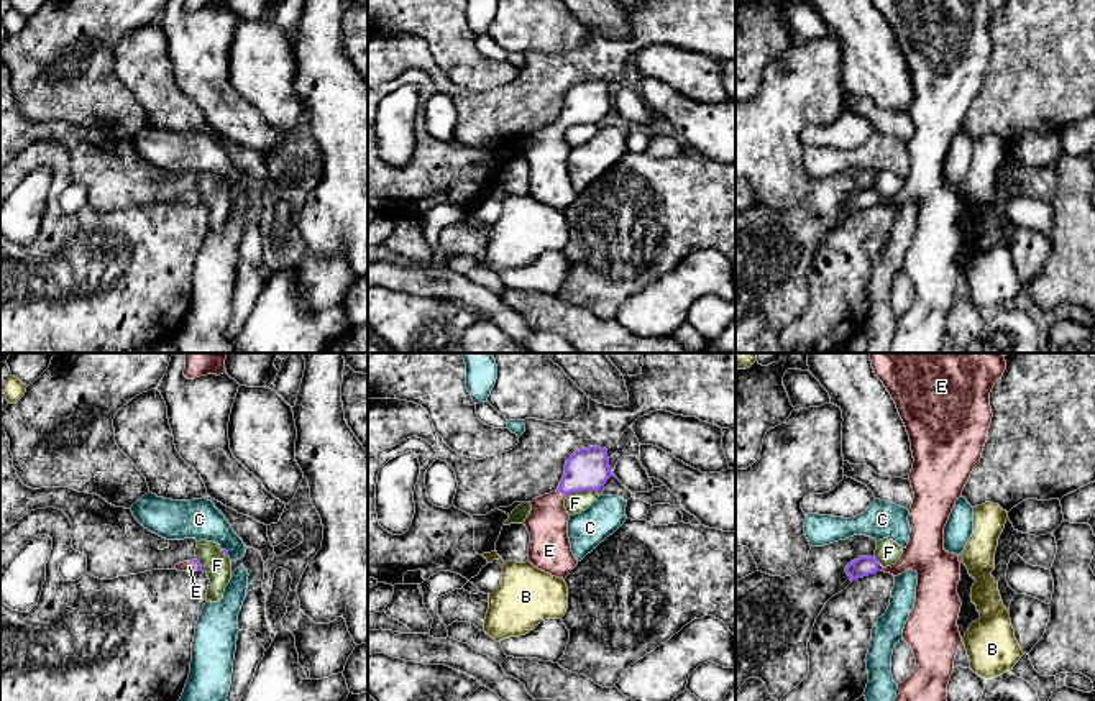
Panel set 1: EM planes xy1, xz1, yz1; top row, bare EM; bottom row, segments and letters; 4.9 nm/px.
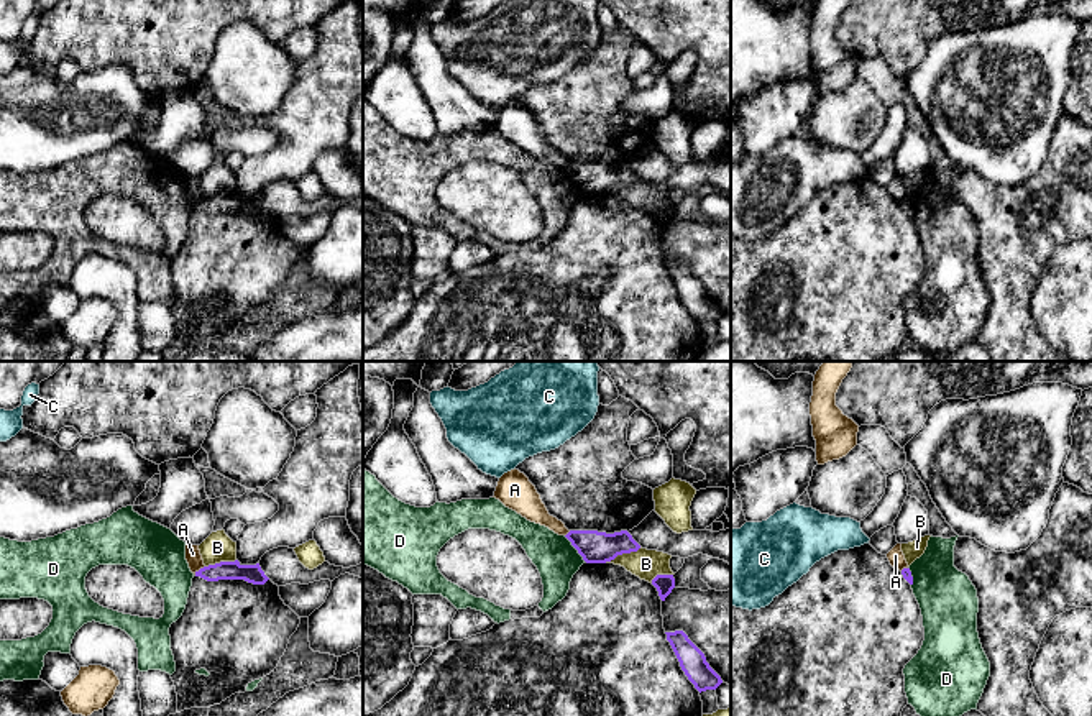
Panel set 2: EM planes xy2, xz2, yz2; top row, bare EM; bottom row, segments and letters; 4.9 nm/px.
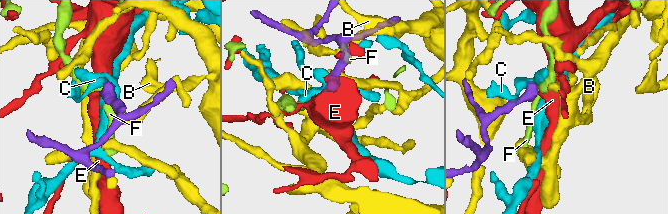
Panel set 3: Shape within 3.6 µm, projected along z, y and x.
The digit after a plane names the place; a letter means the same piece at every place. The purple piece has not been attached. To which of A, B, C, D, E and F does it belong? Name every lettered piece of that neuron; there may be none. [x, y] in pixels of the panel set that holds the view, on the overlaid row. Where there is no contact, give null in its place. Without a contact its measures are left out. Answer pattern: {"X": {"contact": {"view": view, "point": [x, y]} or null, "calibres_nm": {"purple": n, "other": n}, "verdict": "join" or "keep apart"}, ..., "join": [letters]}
{"A": {"contact": {"view": "xy2", "point": [201, 569]}, "calibres_nm": {"purple": 100, "other": 80}, "verdict": "keep apart"}, "B": {"contact": {"view": "xz2", "point": [623, 552]}, "calibres_nm": {"purple": 160, "other": 140}, "verdict": "keep apart"}, "C": {"contact": {"view": "xy1", "point": [225, 550]}, "calibres_nm": {"purple": 20, "other": 200}, "verdict": "keep apart"}, "D": {"contact": {"view": "xz2", "point": [575, 547]}, "calibres_nm": {"purple": 160, "other": 220}, "verdict": "keep apart"}, "E": {"contact": {"view": "xz1", "point": [560, 491]}, "calibres_nm": {"purple": 200, "other": 200}, "verdict": "join"}, "F": {"contact": {"view": "xz1", "point": [581, 490]}, "calibres_nm": {"purple": 200, "other": 100}, "verdict": "keep apart"}, "join": ["E"]}

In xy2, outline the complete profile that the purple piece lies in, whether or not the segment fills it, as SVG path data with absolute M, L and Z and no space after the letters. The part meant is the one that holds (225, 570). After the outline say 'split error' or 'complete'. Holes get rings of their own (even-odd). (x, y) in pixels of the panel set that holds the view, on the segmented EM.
M238 560L220 562L215 565L204 567L199 571L195 571L195 576L200 576L207 581L245 580L253 585L264 585L269 580L261 570L259 563L241 565Z; complete

